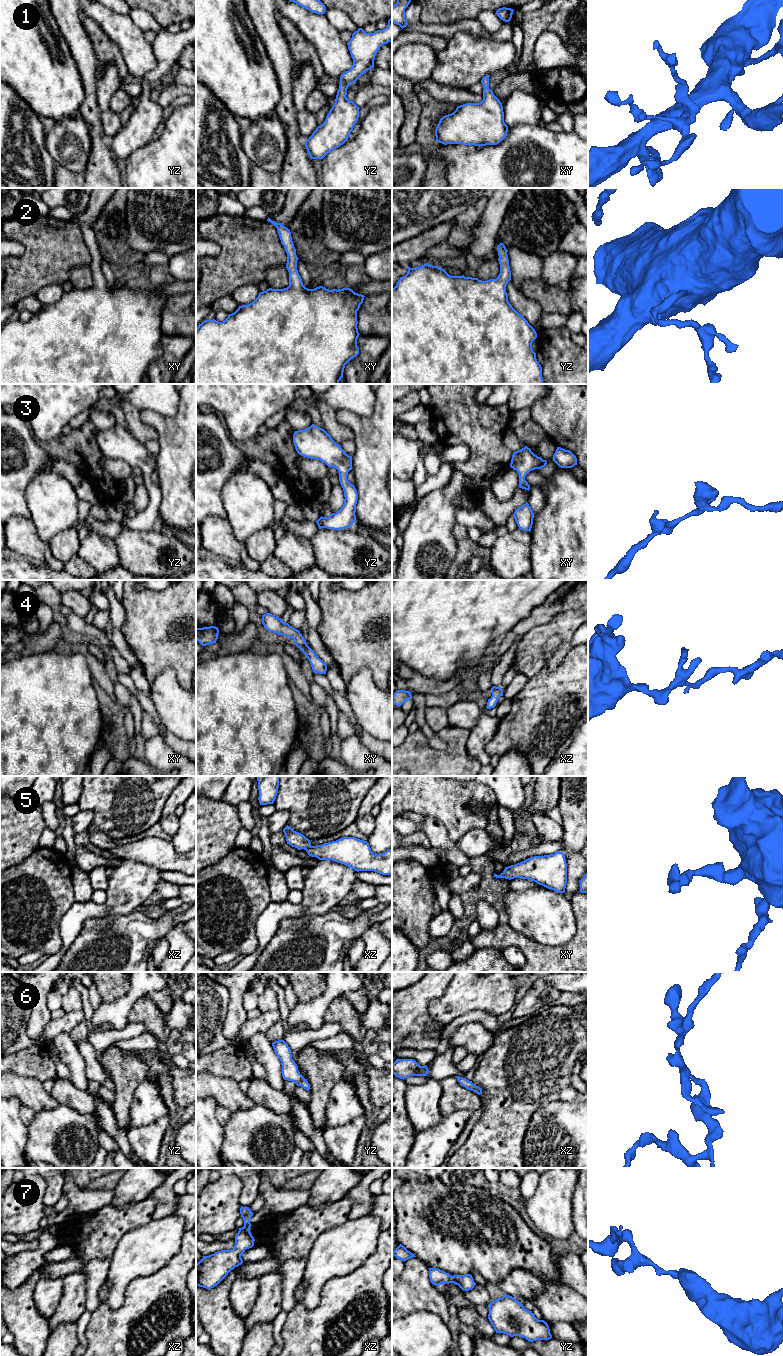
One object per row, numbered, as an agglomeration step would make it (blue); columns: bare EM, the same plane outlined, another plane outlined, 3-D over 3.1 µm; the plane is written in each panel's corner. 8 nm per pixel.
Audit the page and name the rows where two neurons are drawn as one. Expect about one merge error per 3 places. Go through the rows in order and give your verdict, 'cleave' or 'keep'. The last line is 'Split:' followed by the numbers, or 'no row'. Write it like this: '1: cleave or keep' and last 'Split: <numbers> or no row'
1: keep
2: keep
3: keep
4: keep
5: keep
6: keep
7: keep
Split: no row

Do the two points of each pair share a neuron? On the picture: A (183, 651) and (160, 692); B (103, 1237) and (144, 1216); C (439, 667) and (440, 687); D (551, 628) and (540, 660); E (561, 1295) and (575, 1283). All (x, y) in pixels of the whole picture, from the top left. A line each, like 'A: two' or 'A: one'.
A: two
B: one
C: two
D: one
E: two

